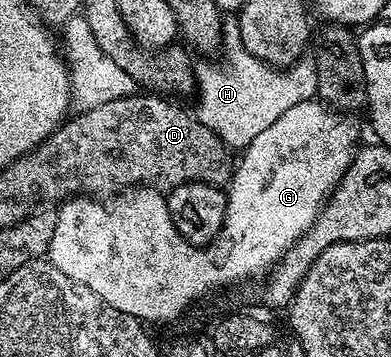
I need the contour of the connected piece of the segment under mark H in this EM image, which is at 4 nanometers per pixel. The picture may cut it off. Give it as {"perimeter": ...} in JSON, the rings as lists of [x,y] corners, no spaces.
{"perimeter":[[[225,18],[221,32],[228,65],[199,62],[195,66],[198,107],[194,114],[200,123],[219,136],[226,147],[242,151],[291,106],[317,96],[317,65],[308,55],[301,56],[289,69],[277,69],[258,61],[242,45],[237,18]]]}

